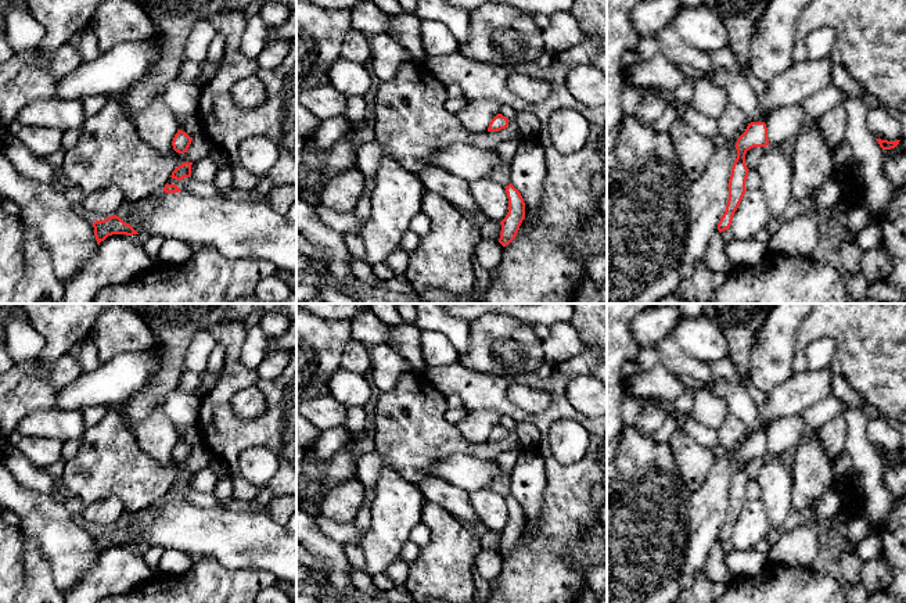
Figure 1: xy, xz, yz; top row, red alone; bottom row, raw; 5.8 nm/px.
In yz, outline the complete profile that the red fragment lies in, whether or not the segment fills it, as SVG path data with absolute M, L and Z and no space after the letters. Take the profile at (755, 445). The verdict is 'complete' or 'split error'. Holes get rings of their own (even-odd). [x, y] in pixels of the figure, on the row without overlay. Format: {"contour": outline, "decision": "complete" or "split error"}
{"contour": "M751 432L748 434L745 442L737 449L736 460L737 469L731 478L731 485L729 489L729 510L726 521L718 534L718 541L722 543L730 539L734 523L737 521L747 499L745 491L748 488L748 478L745 475L745 464L754 457L769 456L767 438L765 432Z", "decision": "complete"}

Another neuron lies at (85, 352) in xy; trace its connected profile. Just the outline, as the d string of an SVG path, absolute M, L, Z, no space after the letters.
M89 338L72 345L68 352L78 360L83 372L93 372L103 365L97 347Z

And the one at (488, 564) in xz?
M481 549L472 564L472 570L485 581L499 578L503 568L503 556L497 550Z

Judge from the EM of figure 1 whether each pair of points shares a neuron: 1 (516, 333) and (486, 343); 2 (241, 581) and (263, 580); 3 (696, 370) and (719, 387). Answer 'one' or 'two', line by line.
1: one
2: one
3: one

